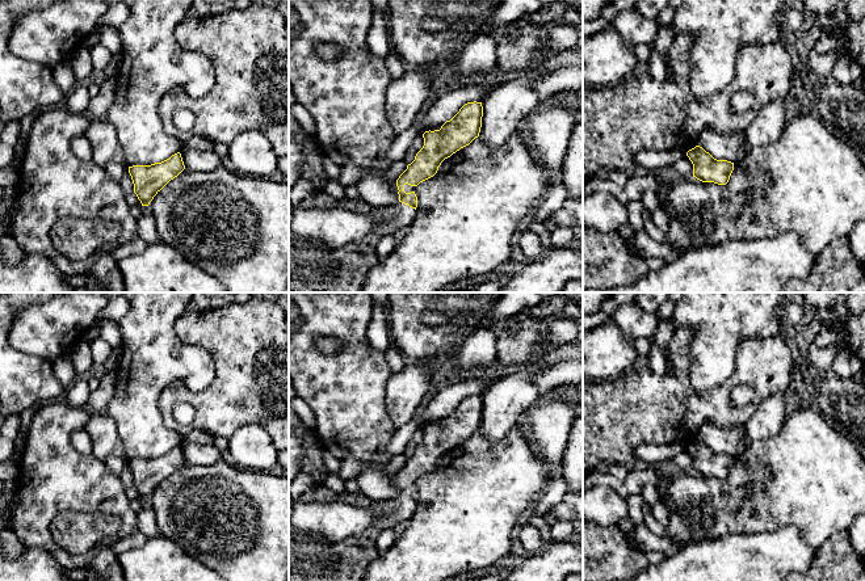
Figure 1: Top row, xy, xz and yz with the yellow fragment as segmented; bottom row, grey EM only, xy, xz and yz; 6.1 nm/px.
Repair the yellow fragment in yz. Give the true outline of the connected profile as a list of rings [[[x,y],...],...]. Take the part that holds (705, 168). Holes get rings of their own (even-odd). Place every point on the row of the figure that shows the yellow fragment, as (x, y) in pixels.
[[[696,146],[686,152],[693,164],[693,177],[702,182],[714,182],[726,185],[734,170],[734,163],[727,160],[717,160],[702,147]]]

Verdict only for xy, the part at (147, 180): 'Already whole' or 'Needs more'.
Already whole

